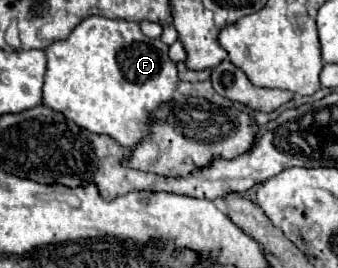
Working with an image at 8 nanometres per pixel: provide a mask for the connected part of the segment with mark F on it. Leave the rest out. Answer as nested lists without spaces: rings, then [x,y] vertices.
[[[103,16],[85,18],[65,40],[57,40],[45,48],[47,72],[43,84],[43,106],[61,112],[67,120],[93,132],[117,140],[121,146],[135,146],[145,134],[147,116],[161,104],[173,98],[177,90],[177,68],[167,56],[167,44],[145,38],[139,24],[125,20],[111,20]]]

